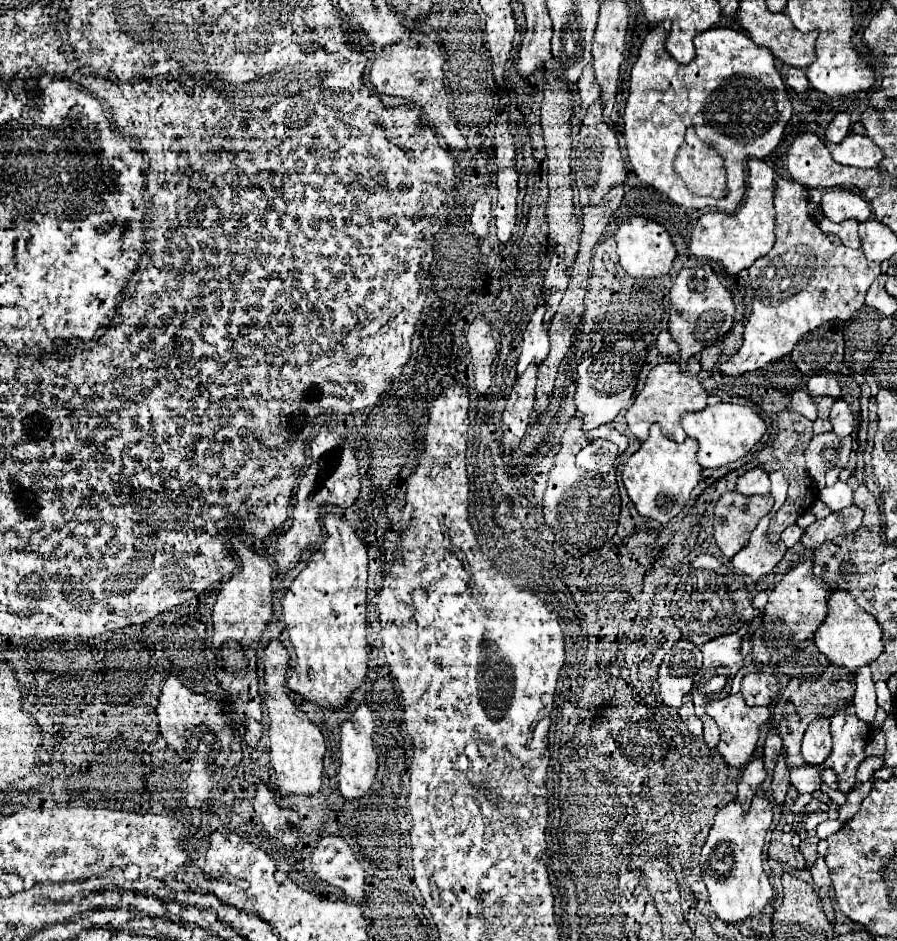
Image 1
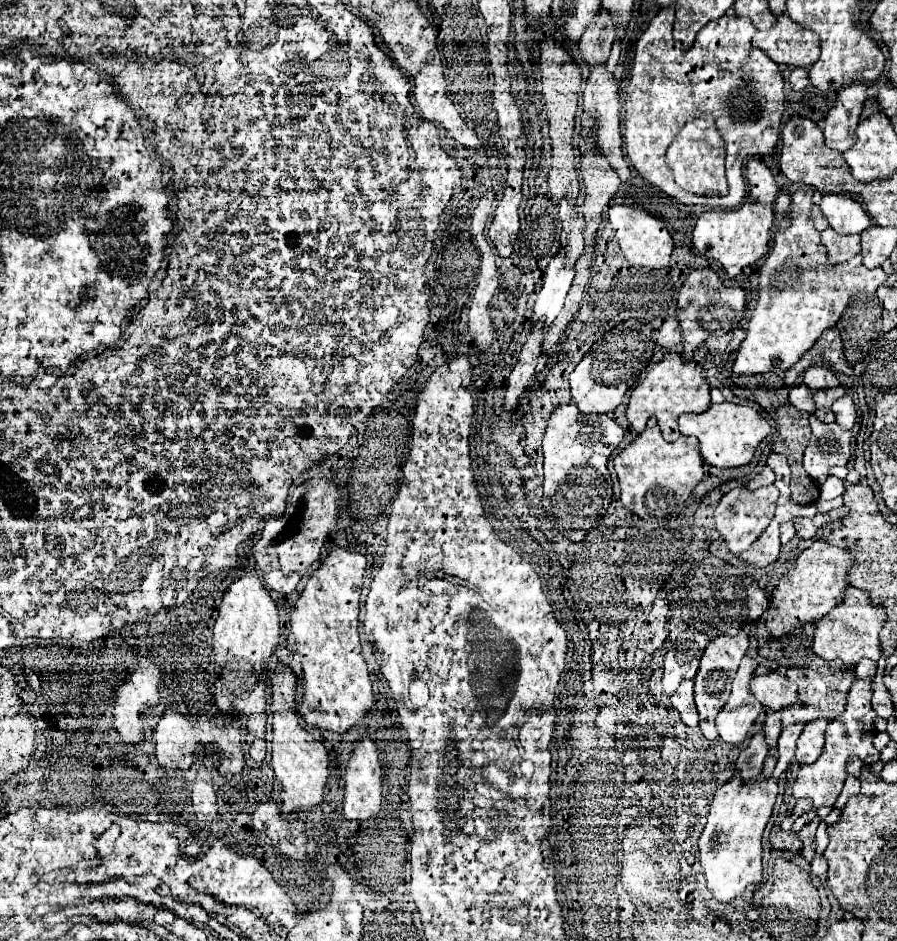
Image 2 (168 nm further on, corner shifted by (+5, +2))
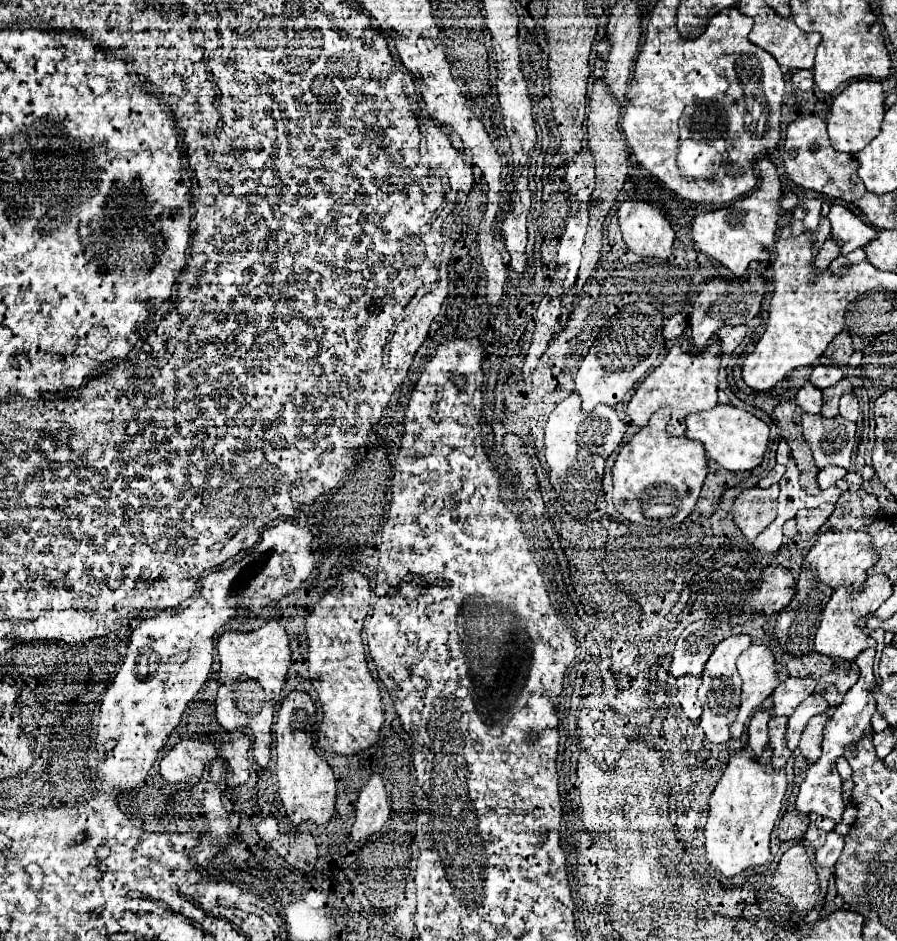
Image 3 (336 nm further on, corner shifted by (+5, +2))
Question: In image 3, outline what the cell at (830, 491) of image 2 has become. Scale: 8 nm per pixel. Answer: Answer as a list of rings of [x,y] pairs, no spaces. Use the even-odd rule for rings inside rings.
[[[826,467],[818,473],[818,483],[820,483],[820,489],[828,489],[830,485],[834,485],[836,481],[840,481],[848,471],[842,469],[842,467]]]

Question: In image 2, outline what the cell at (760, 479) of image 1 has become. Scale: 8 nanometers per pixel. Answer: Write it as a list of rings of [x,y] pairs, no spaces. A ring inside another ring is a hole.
[[[764,467],[764,471],[762,473],[758,473],[754,479],[750,479],[748,481],[748,489],[750,491],[754,491],[754,489],[758,489],[758,487],[762,487],[762,485],[771,485],[775,481],[775,473],[770,469],[770,467]]]

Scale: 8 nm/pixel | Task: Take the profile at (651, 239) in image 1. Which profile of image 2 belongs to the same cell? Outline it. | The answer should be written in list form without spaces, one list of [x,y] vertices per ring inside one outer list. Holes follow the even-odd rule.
[[[616,205],[616,207],[610,209],[608,215],[610,215],[610,223],[614,227],[616,239],[622,247],[622,253],[626,255],[630,265],[644,265],[644,267],[650,267],[650,269],[668,267],[674,243],[672,243],[672,237],[666,229],[666,225],[660,219],[648,215],[642,209],[628,207],[628,205]]]

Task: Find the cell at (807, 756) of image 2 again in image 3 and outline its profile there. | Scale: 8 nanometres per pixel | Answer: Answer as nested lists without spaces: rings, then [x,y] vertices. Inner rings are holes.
[[[822,713],[822,715],[814,715],[804,733],[802,733],[802,739],[800,739],[800,753],[808,759],[808,763],[814,763],[818,757],[820,757],[820,745],[822,745],[822,731],[824,731],[824,725],[828,721],[828,715]]]

